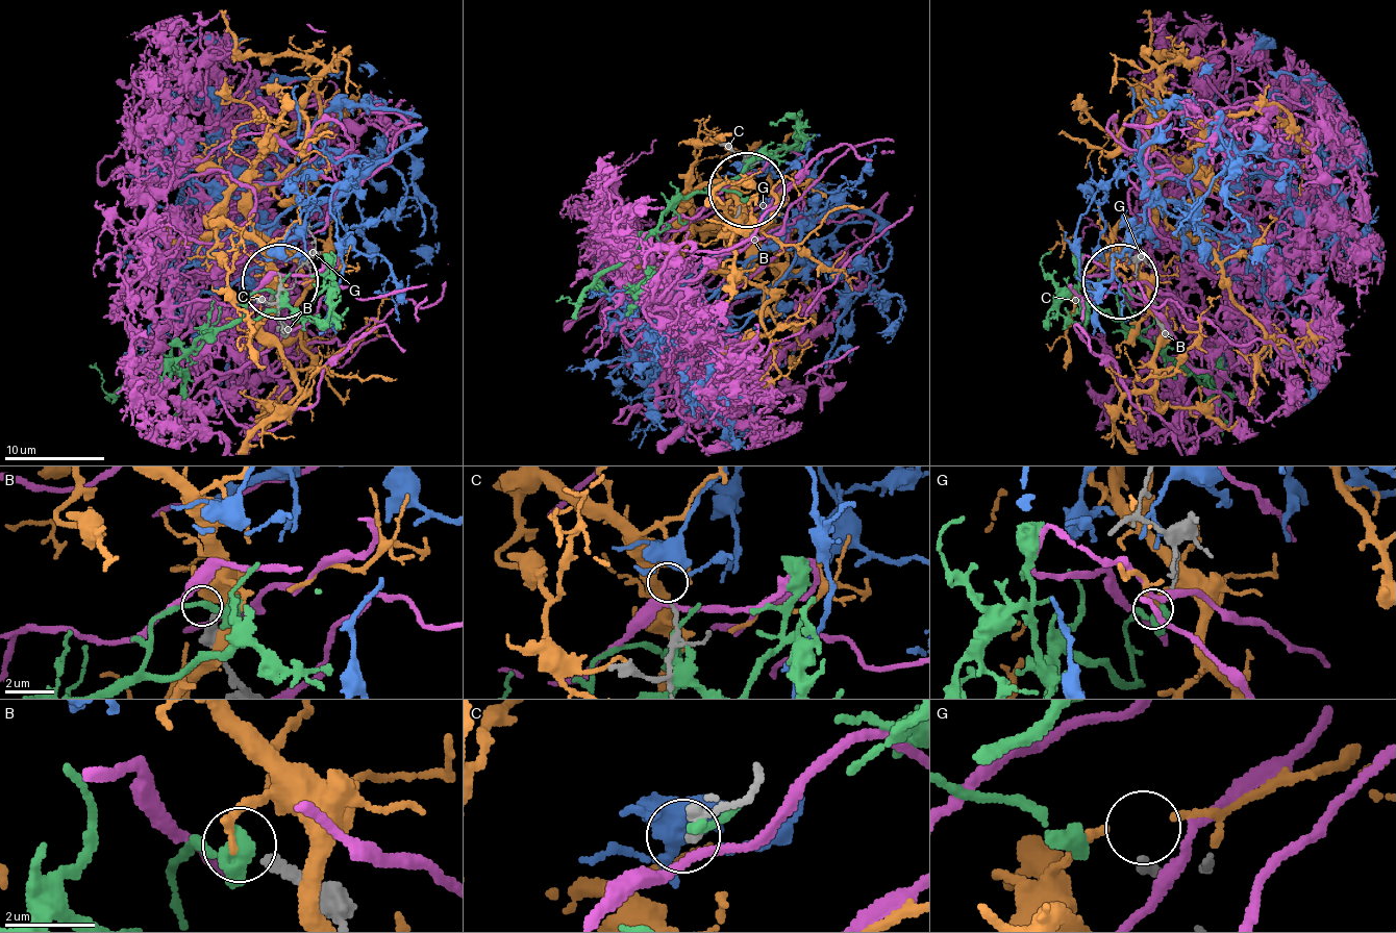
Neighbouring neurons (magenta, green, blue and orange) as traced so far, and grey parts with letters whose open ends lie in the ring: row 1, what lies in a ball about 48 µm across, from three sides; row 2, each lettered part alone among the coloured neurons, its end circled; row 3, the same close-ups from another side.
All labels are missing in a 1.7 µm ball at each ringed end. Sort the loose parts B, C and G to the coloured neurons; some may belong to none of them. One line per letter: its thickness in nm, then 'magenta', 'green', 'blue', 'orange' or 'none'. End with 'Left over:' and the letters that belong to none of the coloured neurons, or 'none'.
B: calibre 190 nm; none
C: calibre 190 nm; blue
G: calibre 110 nm; orange
Left over: B

